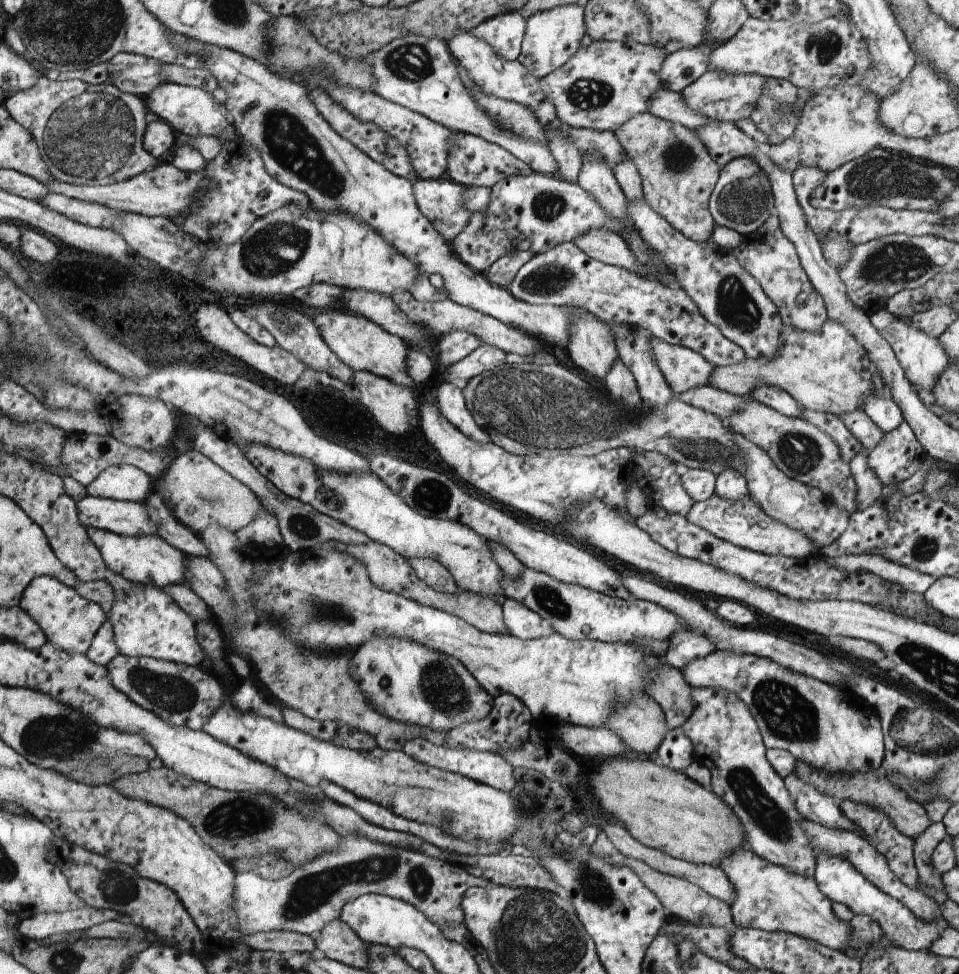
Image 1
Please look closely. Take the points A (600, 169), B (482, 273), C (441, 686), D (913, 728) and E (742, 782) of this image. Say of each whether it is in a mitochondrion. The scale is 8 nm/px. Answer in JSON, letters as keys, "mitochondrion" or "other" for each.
{"A":"other","B":"other","C":"mitochondrion","D":"mitochondrion","E":"mitochondrion"}

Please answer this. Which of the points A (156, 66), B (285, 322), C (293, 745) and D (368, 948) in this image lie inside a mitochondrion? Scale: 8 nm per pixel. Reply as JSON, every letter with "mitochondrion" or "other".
{"A":"other","B":"mitochondrion","C":"other","D":"other"}

